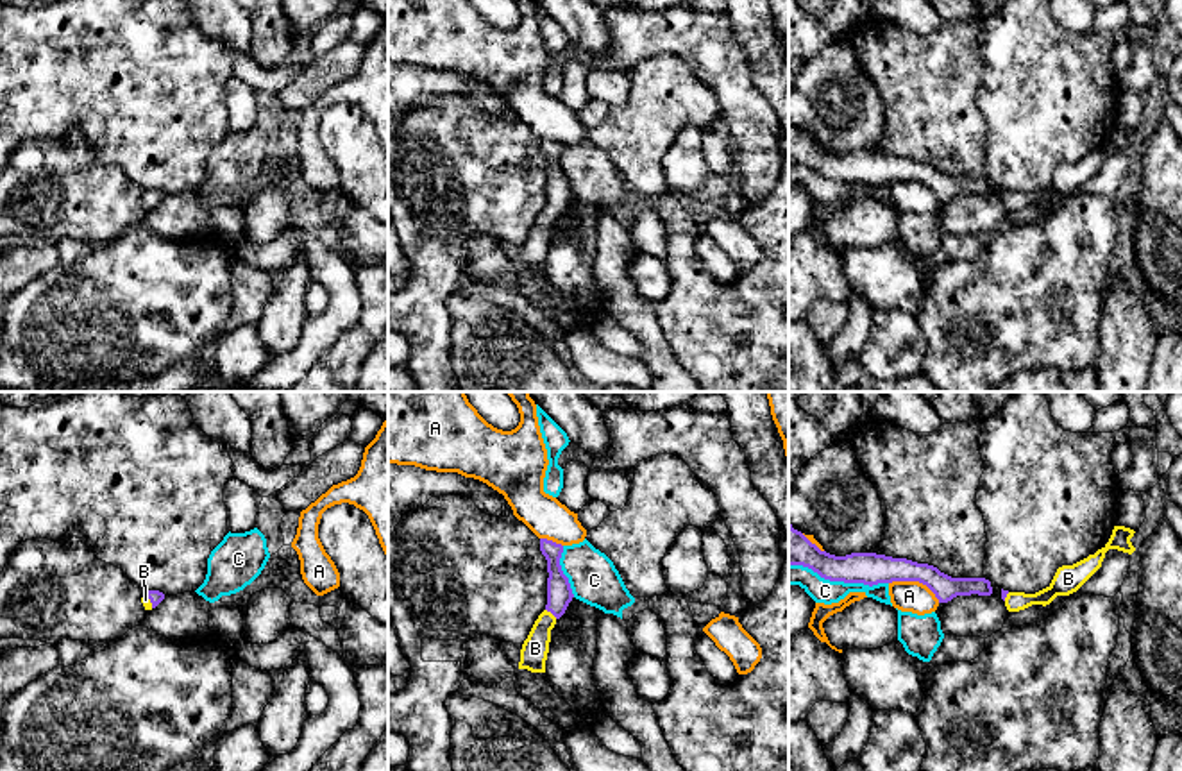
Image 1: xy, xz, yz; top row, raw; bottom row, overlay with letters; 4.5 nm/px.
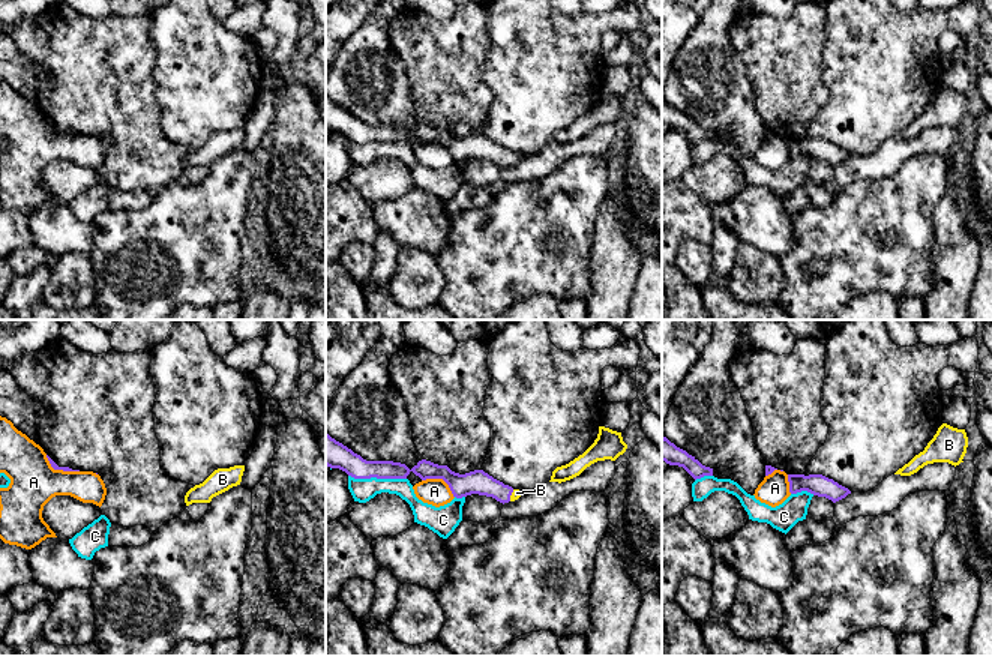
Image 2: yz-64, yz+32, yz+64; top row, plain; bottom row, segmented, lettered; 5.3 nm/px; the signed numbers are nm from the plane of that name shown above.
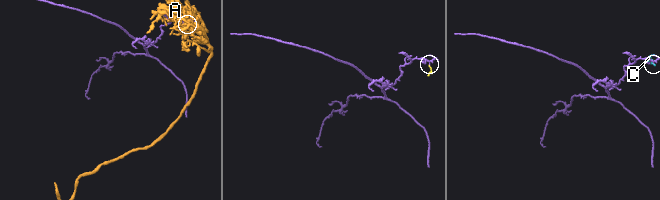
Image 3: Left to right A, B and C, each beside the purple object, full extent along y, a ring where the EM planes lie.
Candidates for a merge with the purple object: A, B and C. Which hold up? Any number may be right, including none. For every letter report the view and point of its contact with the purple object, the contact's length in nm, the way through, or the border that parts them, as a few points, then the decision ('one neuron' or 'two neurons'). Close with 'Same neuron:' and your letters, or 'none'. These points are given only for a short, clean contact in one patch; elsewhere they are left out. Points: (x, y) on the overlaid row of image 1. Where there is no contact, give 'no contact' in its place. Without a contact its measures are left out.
A: contact yz (916, 580); length 240 nm; two neurons
B: contact xz (551, 612); length 70 nm; way xz (560, 594), (551, 612), (535, 648); one neuron
C: contact yz (839, 580); length 460 nm; two neurons
Same neuron: B

